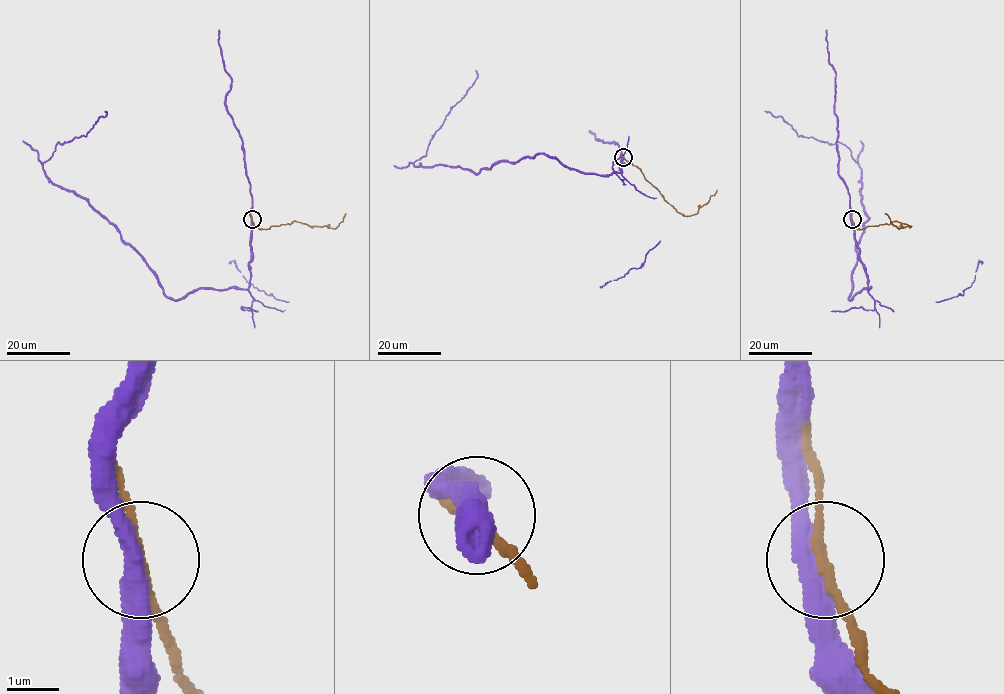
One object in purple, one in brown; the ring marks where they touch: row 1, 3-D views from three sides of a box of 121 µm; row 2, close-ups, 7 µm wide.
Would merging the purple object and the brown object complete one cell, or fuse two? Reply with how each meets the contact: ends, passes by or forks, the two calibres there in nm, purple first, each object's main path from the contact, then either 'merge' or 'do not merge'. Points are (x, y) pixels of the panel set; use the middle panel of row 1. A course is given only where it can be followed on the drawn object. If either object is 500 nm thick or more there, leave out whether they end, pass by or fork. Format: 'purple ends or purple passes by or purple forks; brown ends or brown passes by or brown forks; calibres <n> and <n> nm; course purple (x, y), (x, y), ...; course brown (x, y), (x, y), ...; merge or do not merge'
purple passes by; brown passes by; calibres 400 and 170 nm; course purple (622, 156), (621, 171), (608, 175), (569, 169), (538, 153), (476, 173), (415, 166), (476, 70); course brown (623, 156), (640, 169), (665, 200), (685, 216), (695, 214), (717, 190); merge

